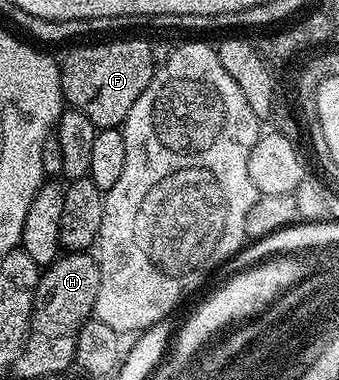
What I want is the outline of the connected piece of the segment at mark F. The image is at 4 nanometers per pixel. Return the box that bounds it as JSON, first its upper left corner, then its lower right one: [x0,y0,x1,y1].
[59,37,154,130]

